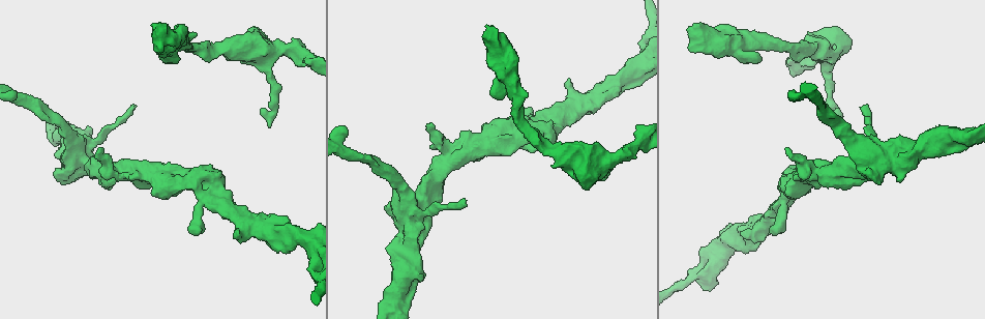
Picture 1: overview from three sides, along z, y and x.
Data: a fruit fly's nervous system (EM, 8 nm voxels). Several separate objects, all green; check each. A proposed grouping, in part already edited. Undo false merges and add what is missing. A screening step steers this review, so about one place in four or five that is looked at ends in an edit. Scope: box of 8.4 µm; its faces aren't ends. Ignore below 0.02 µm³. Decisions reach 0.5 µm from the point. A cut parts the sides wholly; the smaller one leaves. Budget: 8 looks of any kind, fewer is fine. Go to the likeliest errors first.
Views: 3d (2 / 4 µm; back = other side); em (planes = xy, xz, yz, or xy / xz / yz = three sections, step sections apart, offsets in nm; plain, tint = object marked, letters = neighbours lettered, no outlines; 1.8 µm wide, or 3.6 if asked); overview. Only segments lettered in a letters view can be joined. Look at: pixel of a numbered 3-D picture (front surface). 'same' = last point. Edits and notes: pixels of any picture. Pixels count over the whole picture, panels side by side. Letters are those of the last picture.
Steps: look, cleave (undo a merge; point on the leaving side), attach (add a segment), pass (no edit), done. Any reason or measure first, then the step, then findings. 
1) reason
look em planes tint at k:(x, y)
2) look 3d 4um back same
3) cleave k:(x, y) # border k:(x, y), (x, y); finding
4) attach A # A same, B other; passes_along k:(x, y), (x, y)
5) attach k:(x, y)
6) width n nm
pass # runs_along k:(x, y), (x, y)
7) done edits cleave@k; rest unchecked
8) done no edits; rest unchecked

look 3d 2um at 1:(270, 126)

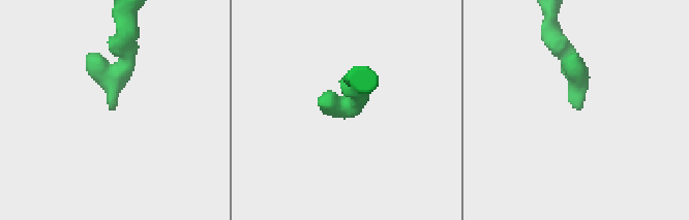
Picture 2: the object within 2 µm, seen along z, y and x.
look em yz step 4 letters at 2:(112, 109)

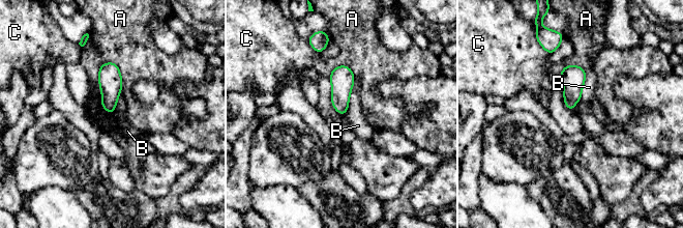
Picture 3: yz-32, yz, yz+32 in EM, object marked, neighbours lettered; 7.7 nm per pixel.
look em planes letters same

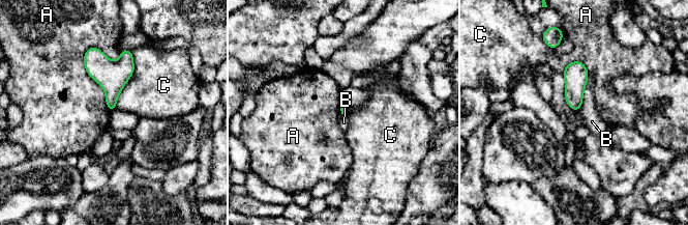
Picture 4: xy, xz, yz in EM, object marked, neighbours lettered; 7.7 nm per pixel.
pass # A other, B other, C other; border 4:(91, 46), (84, 68), (110, 111); no lettered segment goes on from it

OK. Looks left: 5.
four or more arms meet
look em 3.6um xy step 8 tint at 1:(418, 216)

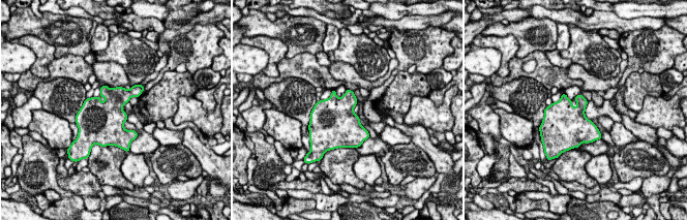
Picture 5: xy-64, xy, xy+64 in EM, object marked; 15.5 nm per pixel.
another direction
look em 3.6um planes letters same

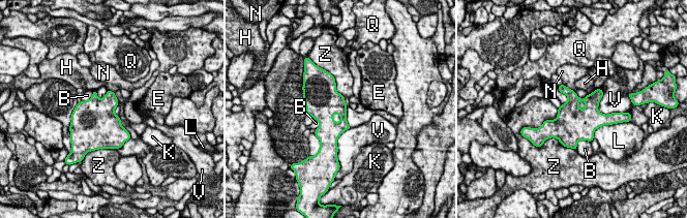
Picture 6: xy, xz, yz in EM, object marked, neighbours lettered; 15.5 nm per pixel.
width 440 nm; longest_contact V 440 nm
pass # B other, E other, H other, K other, L other, N other, Q other, V other, Z other; all the same neuron

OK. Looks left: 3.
sudden change in width
look em 3.6um planes tint at 1:(204, 183)

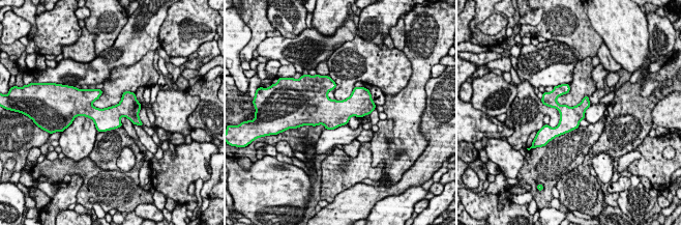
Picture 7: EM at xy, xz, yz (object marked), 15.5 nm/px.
look em 3.6um planes letters same

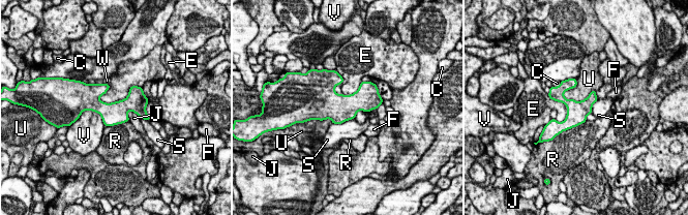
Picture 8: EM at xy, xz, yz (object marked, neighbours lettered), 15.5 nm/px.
pass # C other, E other, F other, J other, R other, S other, U other, V other, W other; border 8:(576, 79), (564, 92), (566, 99); one neuron here

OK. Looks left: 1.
done no edits; rest unchecked

